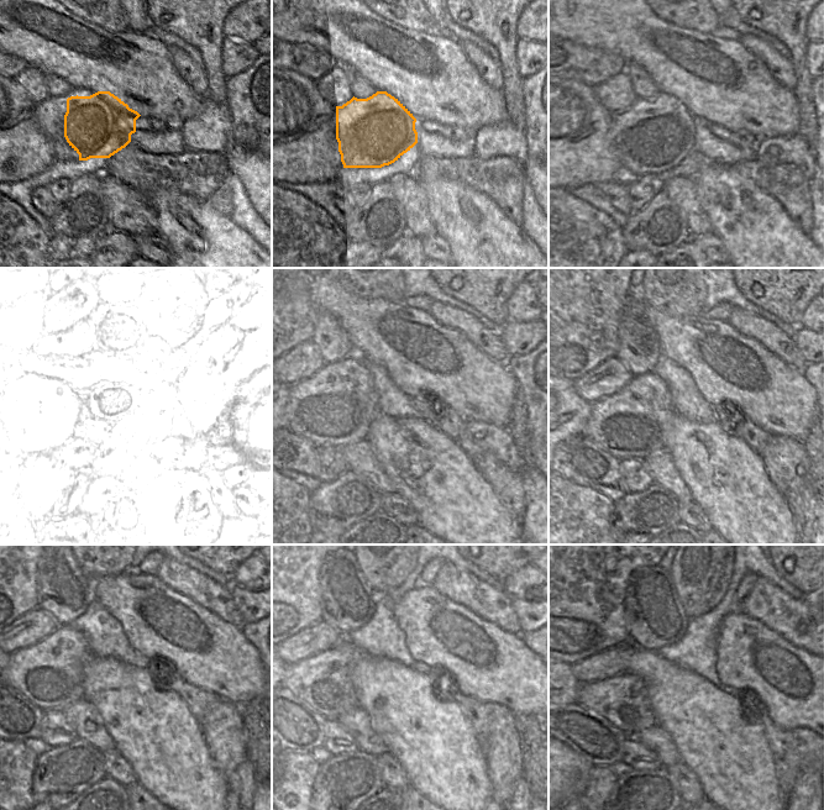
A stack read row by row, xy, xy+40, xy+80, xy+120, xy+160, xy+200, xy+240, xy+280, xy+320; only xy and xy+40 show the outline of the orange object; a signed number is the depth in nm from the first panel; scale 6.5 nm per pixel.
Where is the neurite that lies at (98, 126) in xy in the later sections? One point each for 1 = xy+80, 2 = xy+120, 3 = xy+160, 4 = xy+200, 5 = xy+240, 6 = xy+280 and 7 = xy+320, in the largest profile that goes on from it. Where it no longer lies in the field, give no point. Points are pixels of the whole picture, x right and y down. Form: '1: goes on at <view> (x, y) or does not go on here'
1: goes on at xy+80 (652, 135)
2: goes on at xy+120 (99, 411)
3: goes on at xy+160 (365, 417)
4: goes on at xy+200 (624, 425)
5: goes on at xy+240 (54, 688)
6: goes on at xy+280 (329, 692)
7: goes on at xy+320 (599, 692)

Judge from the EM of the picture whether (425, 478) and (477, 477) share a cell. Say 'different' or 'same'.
same

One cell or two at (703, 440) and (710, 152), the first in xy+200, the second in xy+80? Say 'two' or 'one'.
two

